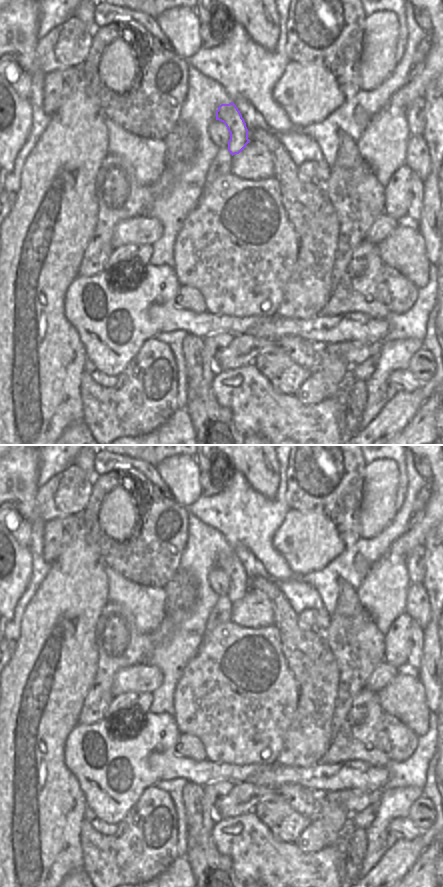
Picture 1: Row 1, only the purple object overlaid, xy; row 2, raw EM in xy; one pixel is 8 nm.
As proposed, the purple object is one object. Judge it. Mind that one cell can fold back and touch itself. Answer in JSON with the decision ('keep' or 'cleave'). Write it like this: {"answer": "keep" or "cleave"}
{"answer": "cleave"}

